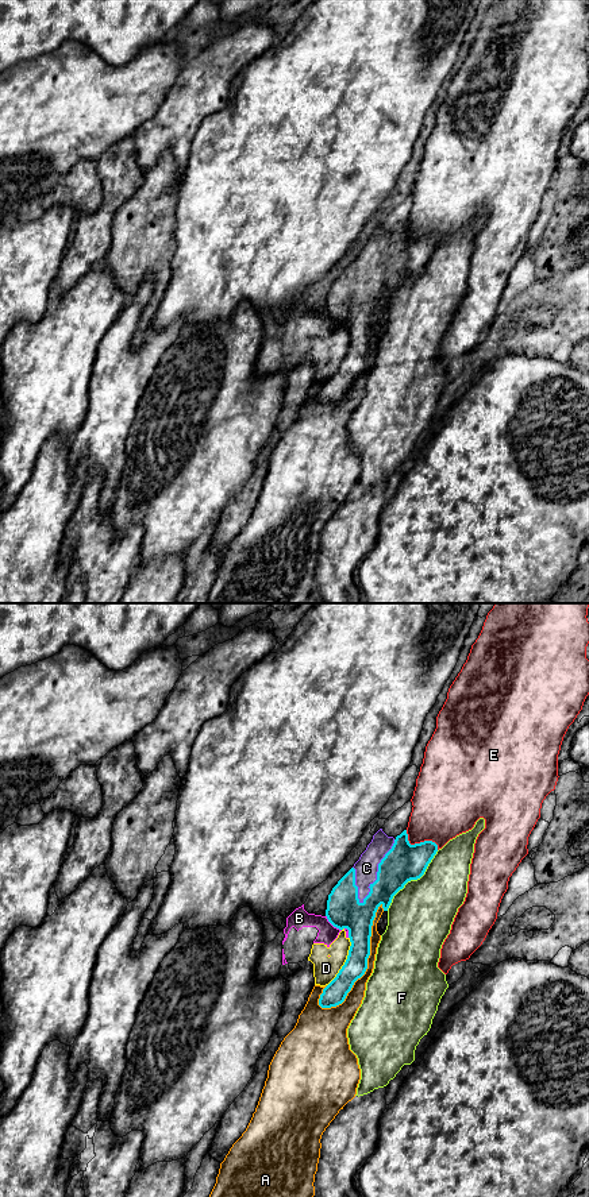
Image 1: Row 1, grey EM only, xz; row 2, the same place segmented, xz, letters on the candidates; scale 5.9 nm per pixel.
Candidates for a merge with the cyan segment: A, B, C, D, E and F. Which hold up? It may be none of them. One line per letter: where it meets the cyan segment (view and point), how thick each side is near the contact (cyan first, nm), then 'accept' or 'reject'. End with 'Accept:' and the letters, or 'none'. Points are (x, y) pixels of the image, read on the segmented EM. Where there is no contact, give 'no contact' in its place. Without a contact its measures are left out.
A: meets cyan in xz at (366, 962); 160 nm thick on the cyan side, 100 nm on the other; reject
B: meets cyan in xz at (333, 925); 200 nm thick on the cyan side, 110 nm on the other; reject
C: meets cyan in xz at (377, 872); 220 nm thick on the cyan side, 140 nm on the other; accept
D: meets cyan in xz at (346, 961); 160 nm thick on the cyan side, 150 nm on the other; reject
E: meets cyan in xz at (420, 842); 220 nm thick on the cyan side, 360 nm on the other; reject
F: meets cyan in xz at (412, 879); 220 nm thick on the cyan side, 380 nm on the other; reject
Accept: C

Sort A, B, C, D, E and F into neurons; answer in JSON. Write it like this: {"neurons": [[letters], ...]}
{"neurons": [["A"], ["B", "D"], ["C"], ["E"], ["F"]]}

